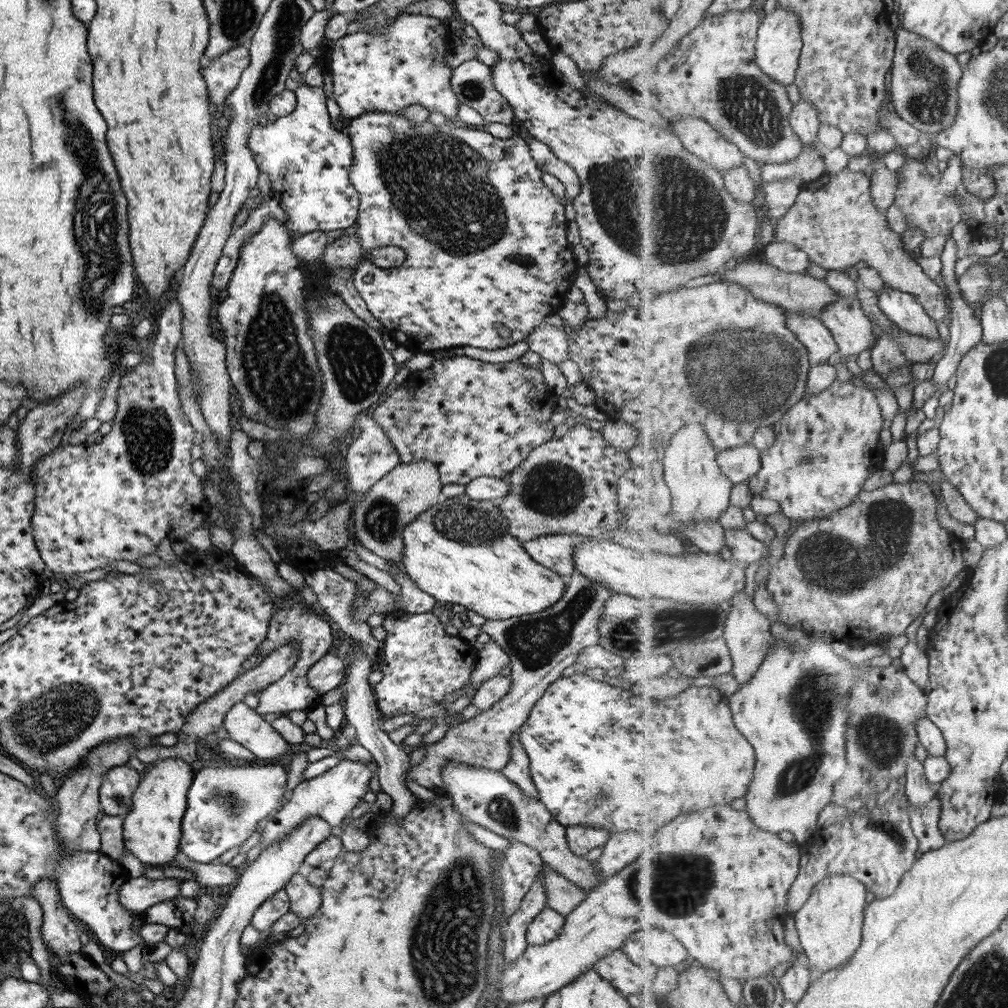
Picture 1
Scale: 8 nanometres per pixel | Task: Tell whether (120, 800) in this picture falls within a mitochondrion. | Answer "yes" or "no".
no

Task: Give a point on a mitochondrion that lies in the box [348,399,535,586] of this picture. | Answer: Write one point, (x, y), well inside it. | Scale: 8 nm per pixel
(461, 523)

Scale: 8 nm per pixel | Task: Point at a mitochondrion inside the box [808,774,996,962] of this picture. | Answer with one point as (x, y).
(890, 830)

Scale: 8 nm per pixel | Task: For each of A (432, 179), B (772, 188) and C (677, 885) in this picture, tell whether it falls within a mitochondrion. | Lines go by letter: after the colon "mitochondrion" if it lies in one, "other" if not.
A: mitochondrion
B: other
C: mitochondrion

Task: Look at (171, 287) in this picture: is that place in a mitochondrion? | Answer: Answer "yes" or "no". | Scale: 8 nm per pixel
no

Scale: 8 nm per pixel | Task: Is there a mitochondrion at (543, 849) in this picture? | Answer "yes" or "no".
no

